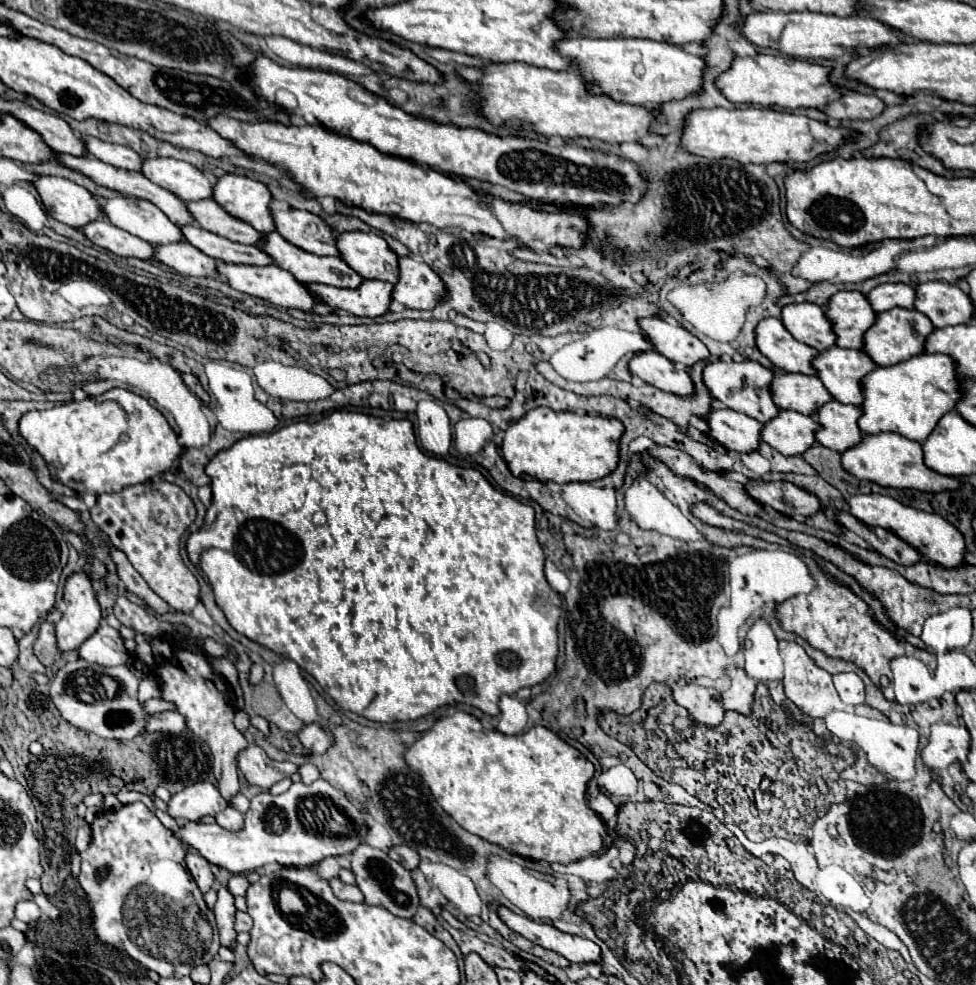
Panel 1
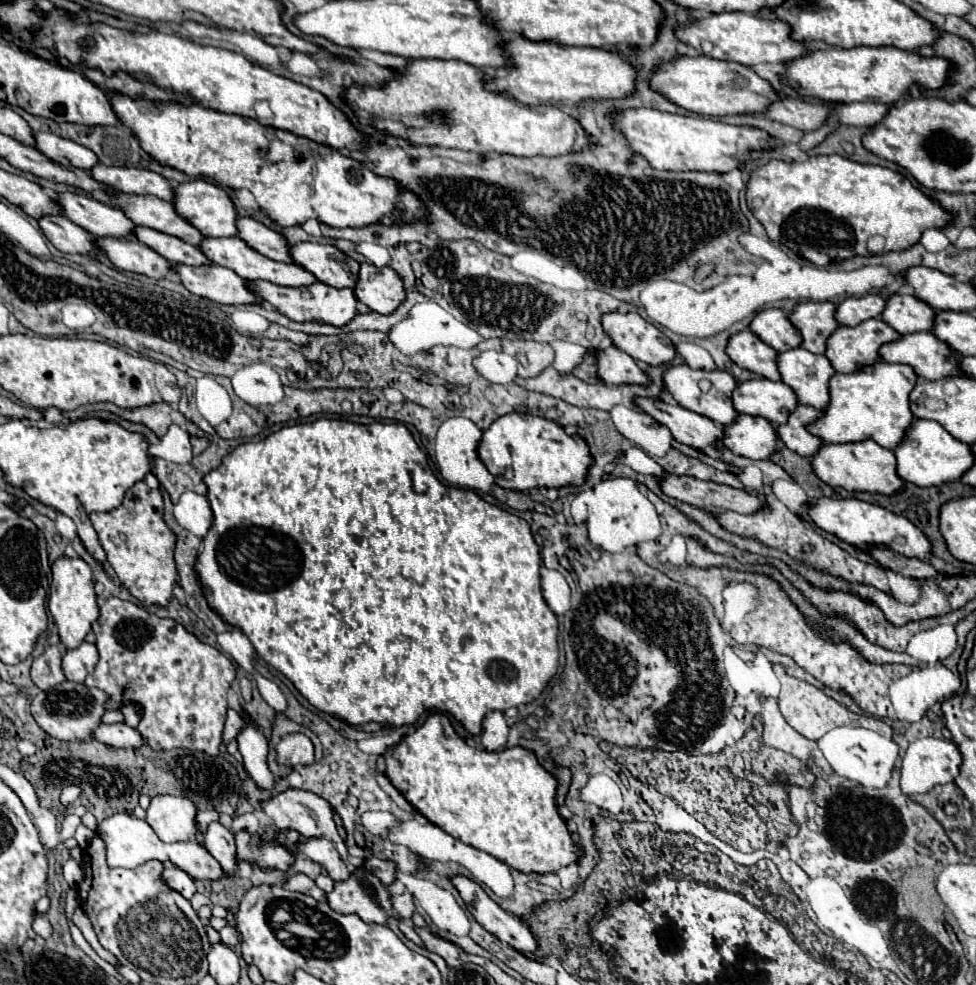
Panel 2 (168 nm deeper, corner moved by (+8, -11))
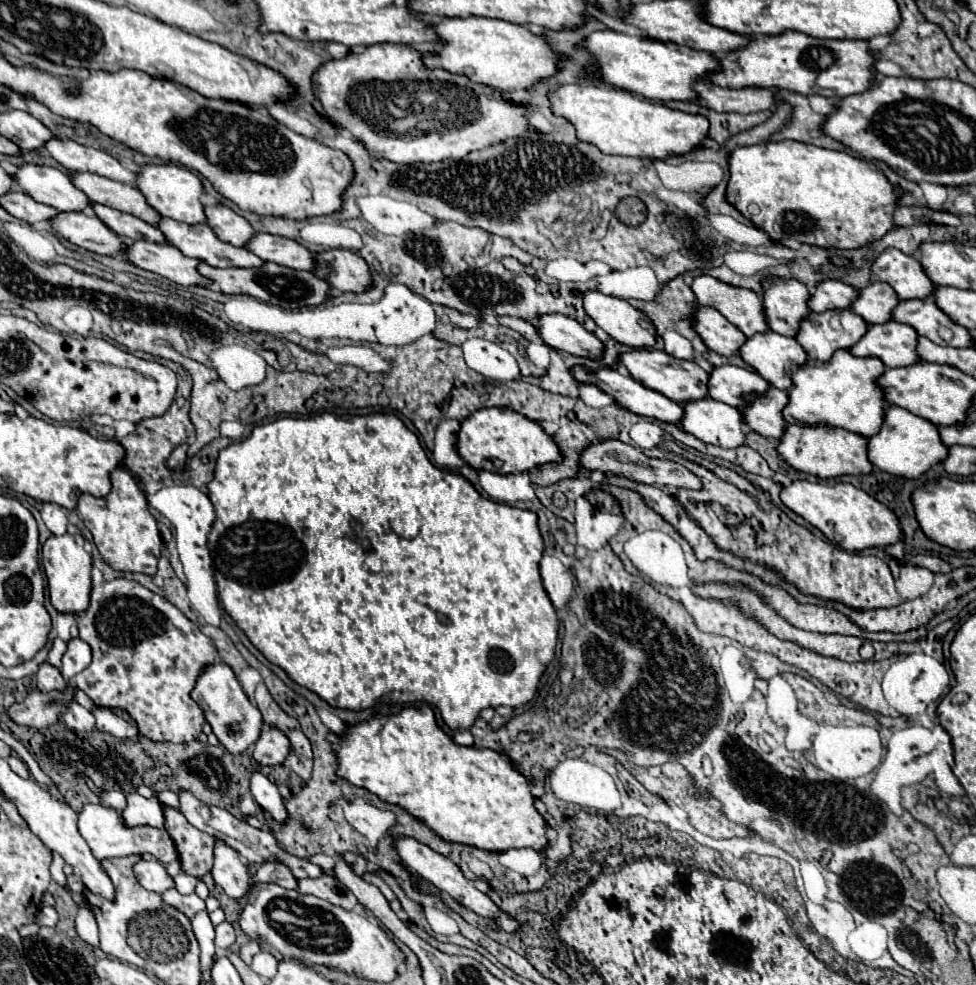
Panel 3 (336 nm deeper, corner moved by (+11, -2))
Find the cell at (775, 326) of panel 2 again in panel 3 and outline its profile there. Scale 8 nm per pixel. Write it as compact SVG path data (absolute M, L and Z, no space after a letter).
M696 275L690 287L700 305L720 311L746 337L768 331L764 305L756 293L726 285L710 275Z

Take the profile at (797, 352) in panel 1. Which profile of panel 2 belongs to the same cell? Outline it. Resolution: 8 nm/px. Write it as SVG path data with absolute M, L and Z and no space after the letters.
M751 330L731 336L727 354L741 368L747 368L773 382L779 380L779 368L775 368L775 350L767 348L767 344L763 344L763 340L759 340L759 336L755 336Z

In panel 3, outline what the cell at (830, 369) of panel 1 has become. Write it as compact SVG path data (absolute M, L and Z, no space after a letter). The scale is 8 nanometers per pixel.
M774 331L746 337L738 349L738 355L780 391L792 389L792 373L808 359L806 351L794 337L776 335Z

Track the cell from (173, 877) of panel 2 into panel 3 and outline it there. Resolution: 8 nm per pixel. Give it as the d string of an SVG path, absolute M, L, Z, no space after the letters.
M138 861L132 867L138 883L148 889L148 891L156 891L156 893L164 893L166 889L174 887L174 879L166 873L166 867L158 861Z

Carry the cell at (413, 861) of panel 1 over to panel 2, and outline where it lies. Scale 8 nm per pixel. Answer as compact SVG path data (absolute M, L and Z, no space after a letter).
M367 858L365 860L365 868L371 870L375 876L381 878L383 884L393 884L395 882L395 864L391 864L391 860L381 860L381 858Z

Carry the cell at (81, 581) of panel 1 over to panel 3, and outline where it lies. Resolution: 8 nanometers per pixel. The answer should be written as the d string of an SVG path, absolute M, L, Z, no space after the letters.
M52 535L42 545L42 567L48 579L50 589L50 603L60 613L82 613L90 605L90 569L92 569L92 557L84 549L84 537L82 535Z

